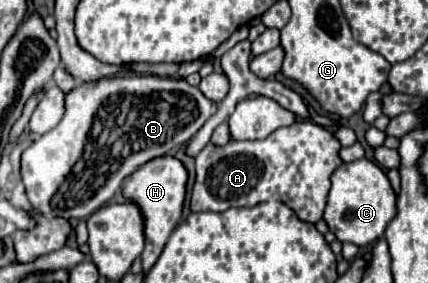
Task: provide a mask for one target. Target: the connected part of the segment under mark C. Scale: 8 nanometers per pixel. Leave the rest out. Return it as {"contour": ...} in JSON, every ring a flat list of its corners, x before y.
{"contour":[[361,158,349,164,337,166,331,174,331,190,327,194,327,206,323,212,323,220,329,230,337,236,339,242,351,242,357,246,369,246,379,240,397,214,397,196,391,190,391,184,385,172,371,160]]}

